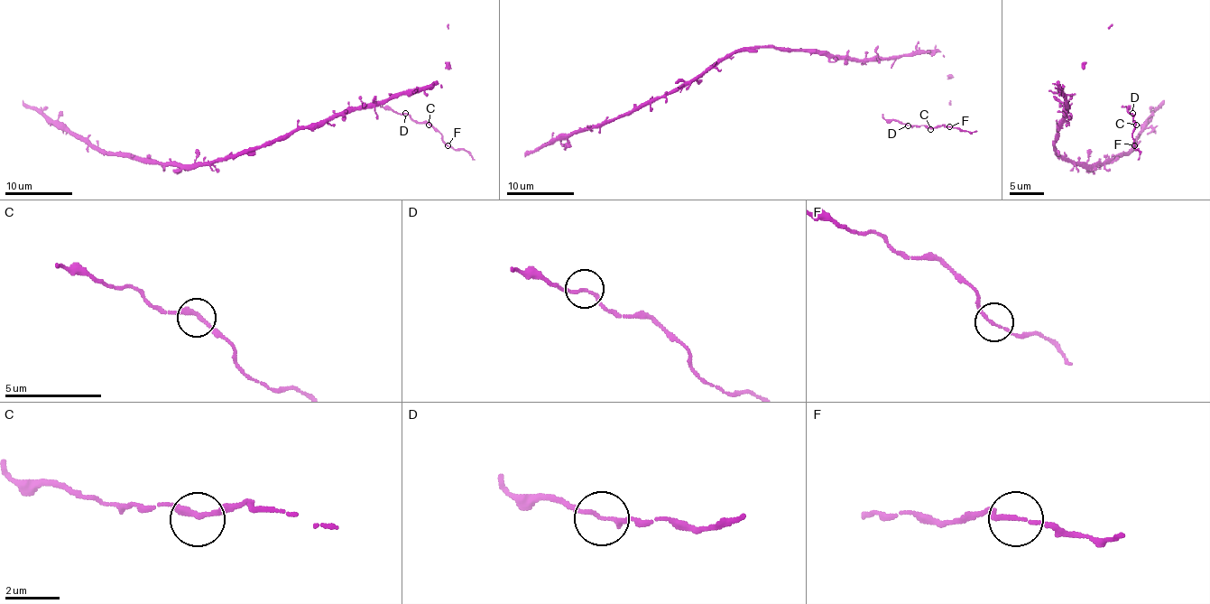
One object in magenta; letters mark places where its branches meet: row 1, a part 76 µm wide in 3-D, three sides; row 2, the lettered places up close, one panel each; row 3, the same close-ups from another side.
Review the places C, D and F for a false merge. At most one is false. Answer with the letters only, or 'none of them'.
none of them

